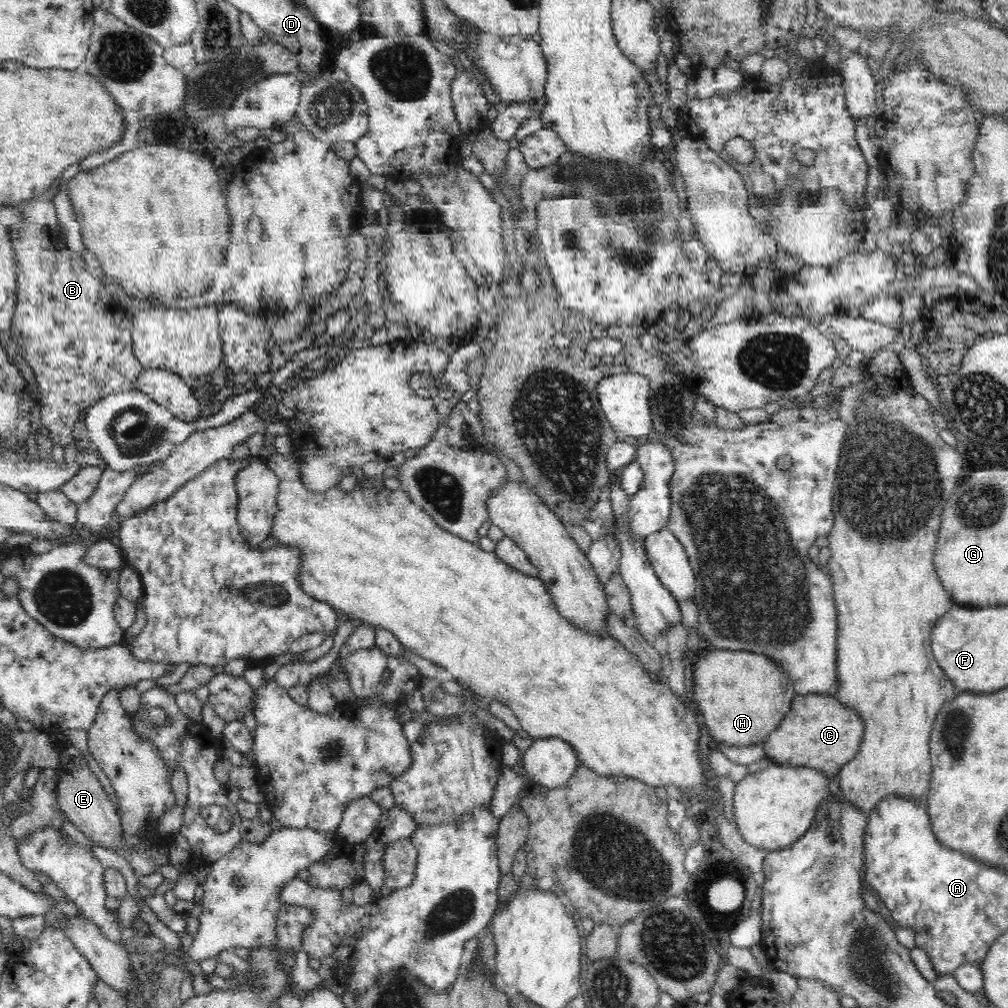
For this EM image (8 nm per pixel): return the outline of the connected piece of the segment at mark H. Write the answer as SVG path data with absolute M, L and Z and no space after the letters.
M705 649L693 663L693 669L696 704L704 715L709 734L721 746L763 745L768 736L780 726L794 700L794 688L792 684L788 684L788 674L782 672L782 668L776 662L768 660L768 656L747 651Z

